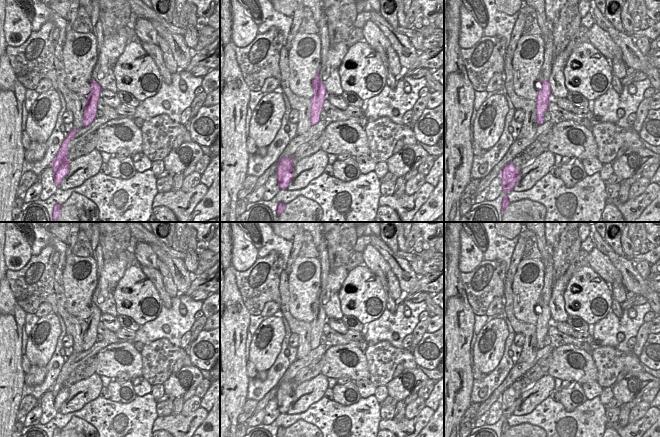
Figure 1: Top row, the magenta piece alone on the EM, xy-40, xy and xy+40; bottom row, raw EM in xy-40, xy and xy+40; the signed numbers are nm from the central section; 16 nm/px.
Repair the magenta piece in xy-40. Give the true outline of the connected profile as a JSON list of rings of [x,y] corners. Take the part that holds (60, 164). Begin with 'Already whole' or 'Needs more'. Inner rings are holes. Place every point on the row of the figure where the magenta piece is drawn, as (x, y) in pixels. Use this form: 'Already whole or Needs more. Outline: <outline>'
Already whole. Outline: [[[72,129],[68,136],[62,142],[62,145],[53,159],[52,164],[50,165],[53,169],[54,173],[54,183],[59,188],[61,181],[68,175],[69,173],[69,163],[71,160],[68,159],[68,144],[77,133],[79,129]]]

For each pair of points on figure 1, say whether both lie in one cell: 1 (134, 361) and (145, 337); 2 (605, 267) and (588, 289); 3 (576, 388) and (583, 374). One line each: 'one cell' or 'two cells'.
1: two cells
2: two cells
3: two cells

